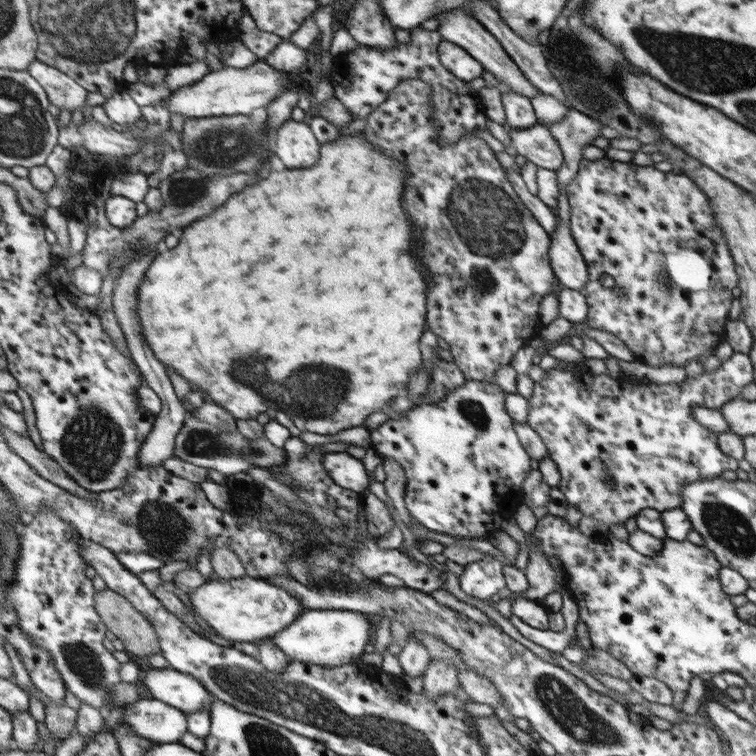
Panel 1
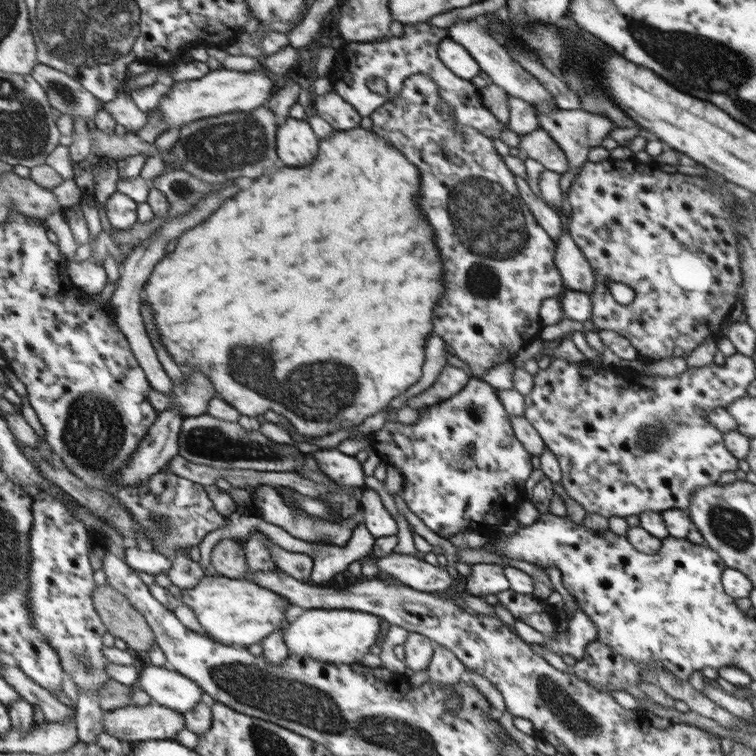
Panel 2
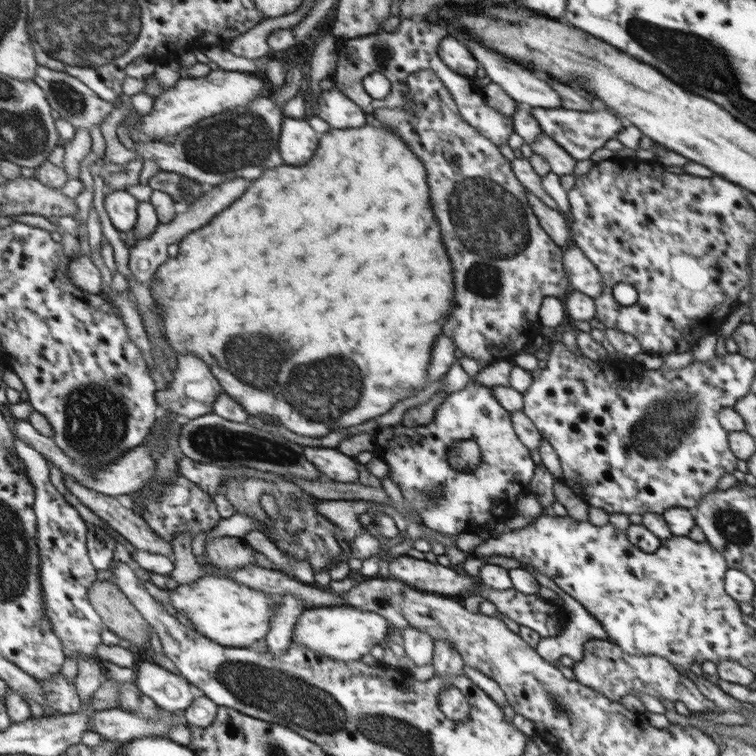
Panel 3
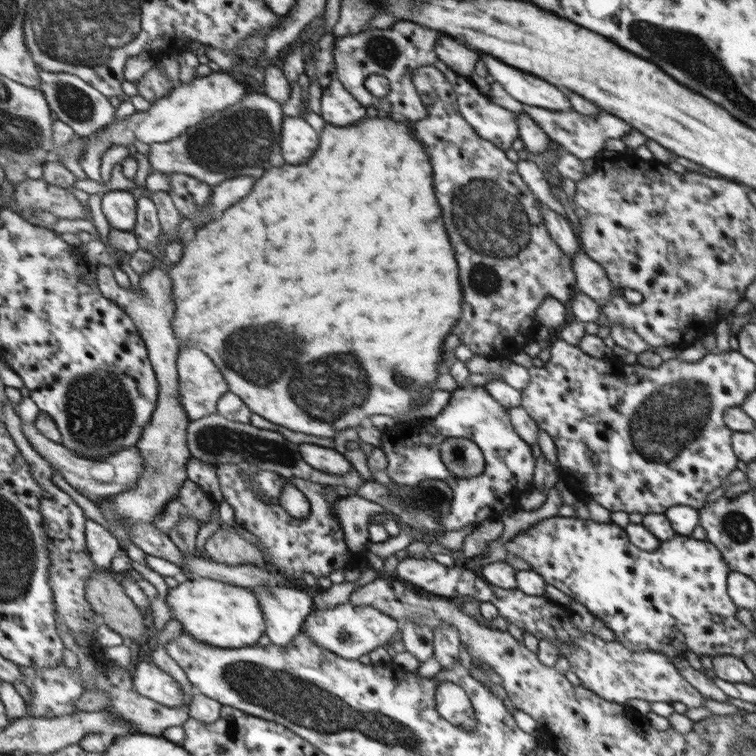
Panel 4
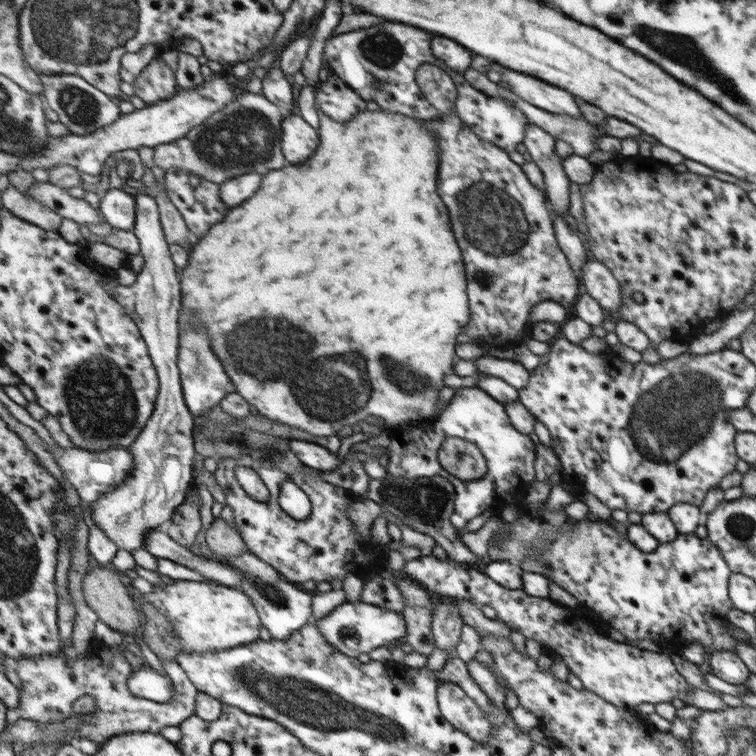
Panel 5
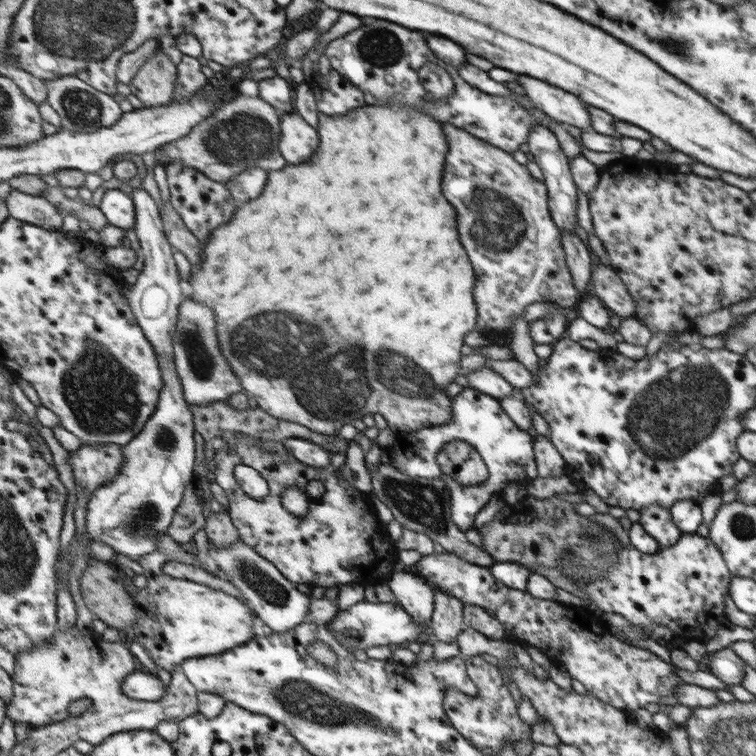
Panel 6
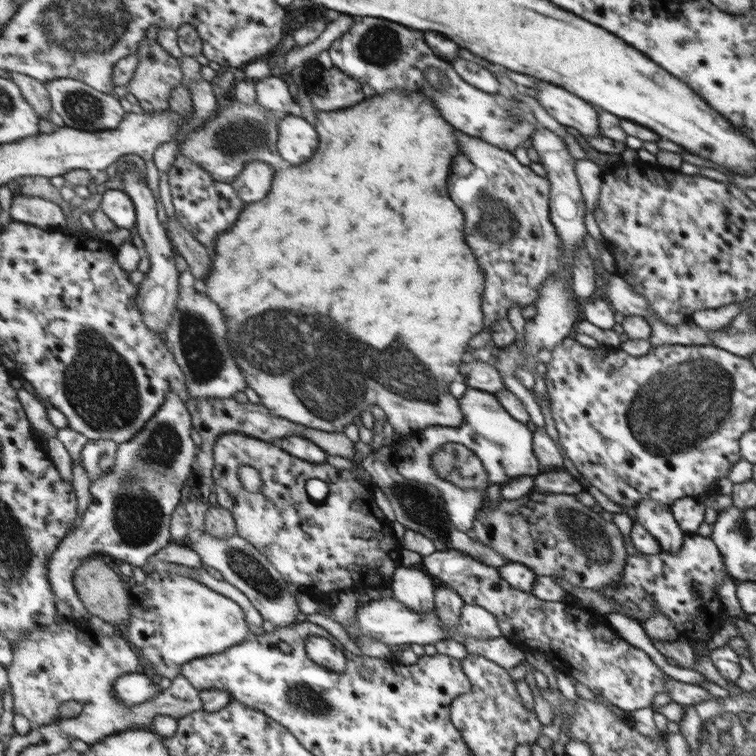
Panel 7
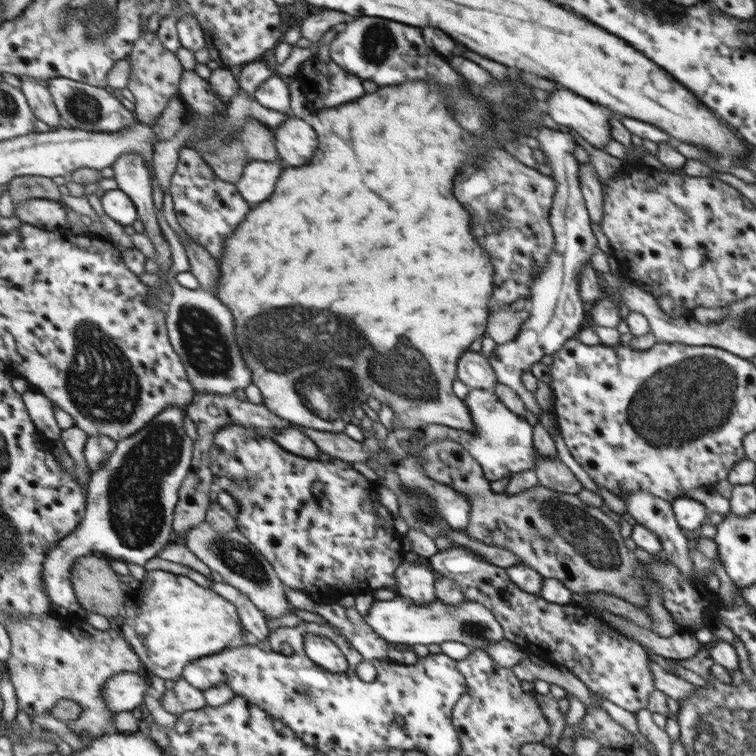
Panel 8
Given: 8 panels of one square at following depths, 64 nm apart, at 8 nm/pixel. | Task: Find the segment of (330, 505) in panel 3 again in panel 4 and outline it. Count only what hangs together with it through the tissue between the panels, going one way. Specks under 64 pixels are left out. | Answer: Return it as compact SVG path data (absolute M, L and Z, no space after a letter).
M354 495L338 501L338 503L335 503L335 506L331 509L333 510L335 517L342 522L342 528L346 532L347 545L350 546L349 549L354 554L359 555L364 554L367 542L369 541L368 526L370 524L370 518L383 512L392 513L388 510L386 511L383 506L380 506L380 504L376 504L370 500L366 500L366 498L360 498L360 496Z

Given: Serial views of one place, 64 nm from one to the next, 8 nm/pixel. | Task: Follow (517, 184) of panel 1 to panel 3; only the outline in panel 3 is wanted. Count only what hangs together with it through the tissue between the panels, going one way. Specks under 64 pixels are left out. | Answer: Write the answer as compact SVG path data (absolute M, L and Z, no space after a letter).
M529 192L529 202L538 218L538 222L548 231L550 238L557 242L559 247L567 248L571 244L569 222L562 217L558 210L548 207L531 192Z

